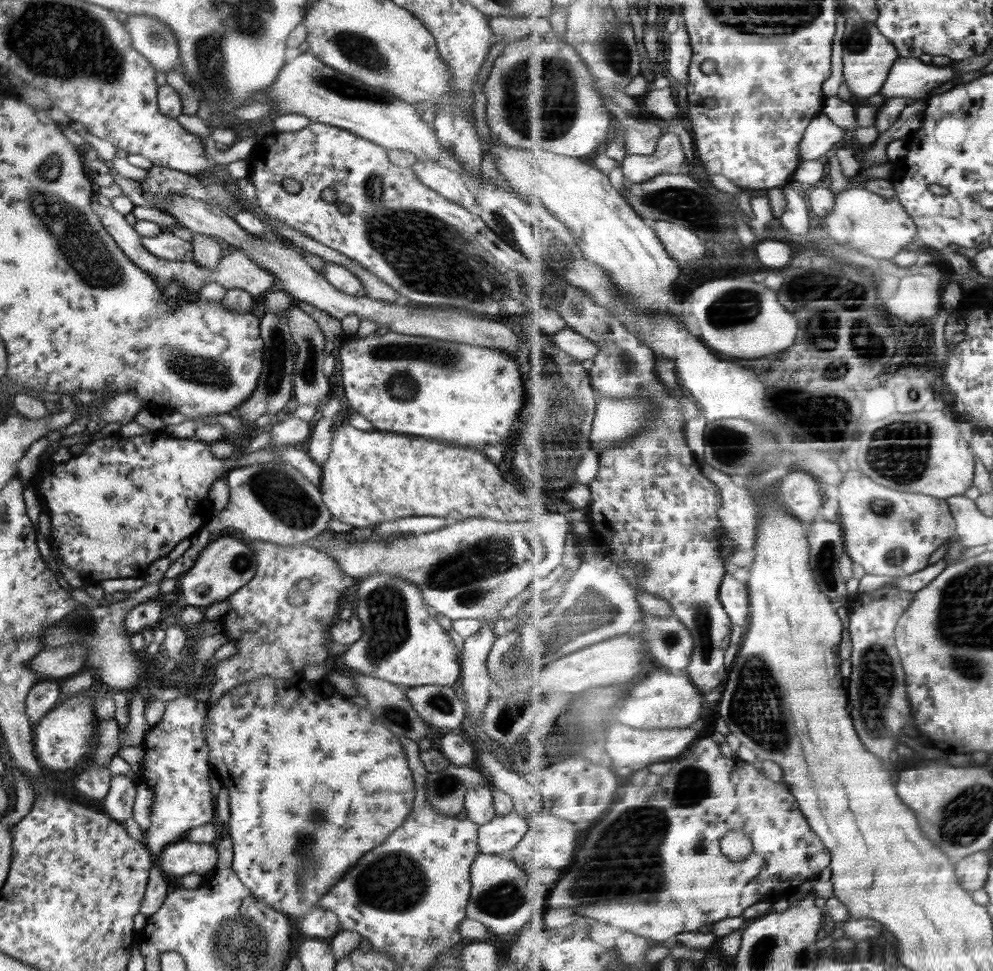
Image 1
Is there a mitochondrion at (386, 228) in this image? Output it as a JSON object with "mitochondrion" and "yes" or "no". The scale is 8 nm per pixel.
{"mitochondrion":"yes"}

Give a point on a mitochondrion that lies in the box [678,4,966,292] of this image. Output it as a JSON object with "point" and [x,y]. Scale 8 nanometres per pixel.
{"point":[859,37]}

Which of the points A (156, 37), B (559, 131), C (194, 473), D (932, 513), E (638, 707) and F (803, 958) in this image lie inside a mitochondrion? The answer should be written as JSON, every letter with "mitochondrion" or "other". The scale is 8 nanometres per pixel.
{"A":"mitochondrion","B":"mitochondrion","C":"other","D":"other","E":"other","F":"other"}

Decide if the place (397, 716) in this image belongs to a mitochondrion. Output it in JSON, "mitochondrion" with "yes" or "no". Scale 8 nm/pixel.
{"mitochondrion":"yes"}

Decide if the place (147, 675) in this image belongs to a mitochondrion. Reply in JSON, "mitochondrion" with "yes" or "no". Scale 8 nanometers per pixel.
{"mitochondrion":"no"}

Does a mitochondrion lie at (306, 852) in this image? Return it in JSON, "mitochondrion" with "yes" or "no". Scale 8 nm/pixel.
{"mitochondrion":"yes"}

